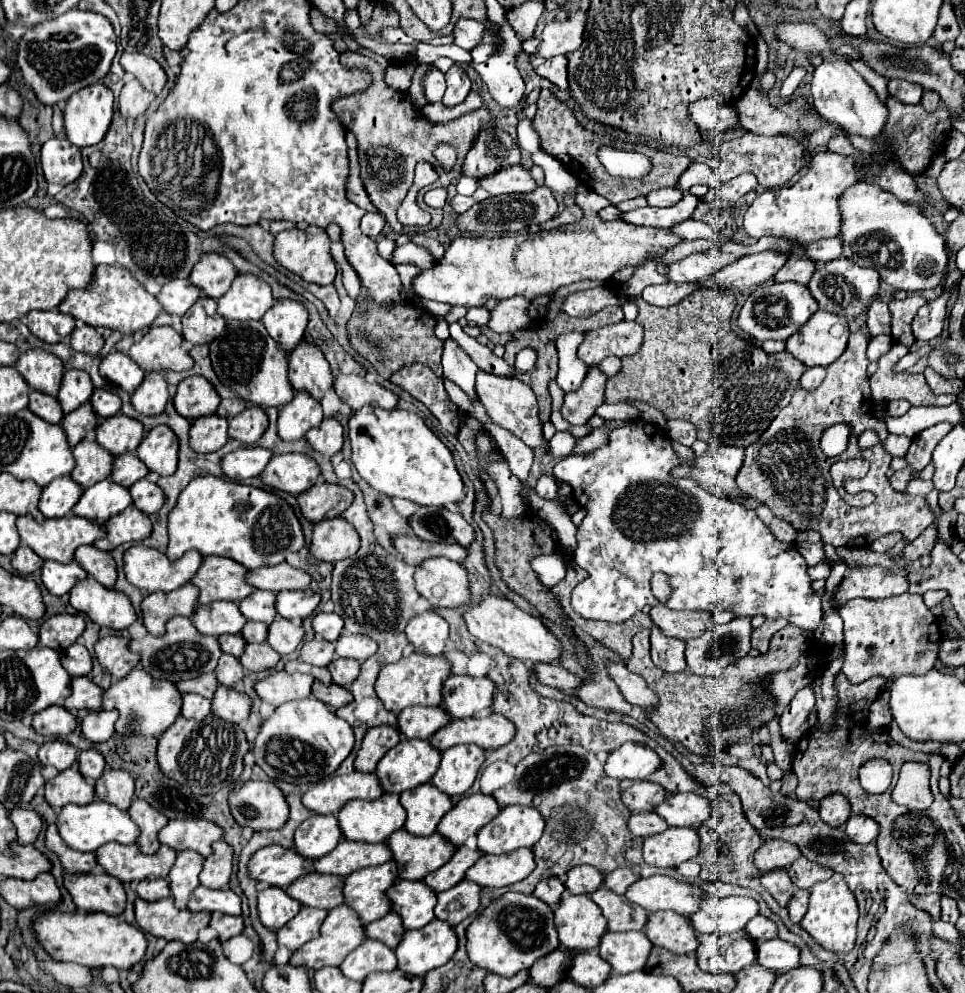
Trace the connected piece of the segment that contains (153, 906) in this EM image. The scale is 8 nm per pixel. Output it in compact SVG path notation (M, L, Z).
M166 897L156 903L146 903L144 899L136 899L136 923L142 931L164 937L166 941L178 939L182 943L192 943L198 939L198 931L208 927L210 913L190 913L188 909L176 909L174 899Z

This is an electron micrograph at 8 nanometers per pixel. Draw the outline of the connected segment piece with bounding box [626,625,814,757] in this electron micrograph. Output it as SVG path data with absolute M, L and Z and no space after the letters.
M788 625L772 637L768 653L758 657L746 655L742 657L742 661L738 661L738 665L728 667L726 673L718 677L698 677L688 669L682 673L666 673L658 669L650 659L648 635L650 629L634 635L632 657L630 661L626 661L628 669L638 673L646 681L648 689L658 695L658 705L648 713L648 719L670 741L680 741L688 751L708 757L714 757L718 751L726 749L728 743L742 739L744 735L752 735L754 729L772 719L772 715L776 713L774 701L760 691L762 681L772 671L790 669L810 647L810 639L814 637L812 631Z

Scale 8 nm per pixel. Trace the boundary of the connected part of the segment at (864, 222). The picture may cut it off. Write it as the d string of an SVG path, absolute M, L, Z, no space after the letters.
M858 183L840 197L840 211L844 257L862 267L874 267L894 289L924 291L944 281L948 267L946 243L914 205L902 203L878 185Z

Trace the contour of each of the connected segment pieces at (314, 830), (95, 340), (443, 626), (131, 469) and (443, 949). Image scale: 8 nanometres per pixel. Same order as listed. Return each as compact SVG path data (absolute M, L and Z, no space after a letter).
M312 815L302 825L298 825L294 835L294 849L308 857L308 859L320 859L326 853L330 853L342 837L342 831L338 829L338 819L330 815Z
M78 325L70 335L70 345L74 351L82 351L88 355L100 355L104 347L104 337L98 333L96 327Z
M432 609L424 611L406 625L406 637L410 643L414 643L416 651L440 655L448 639L448 621L442 615L436 615Z
M124 453L114 459L114 469L110 479L124 485L132 487L136 481L144 479L148 475L148 467L134 455L134 453Z
M430 921L426 927L416 931L406 931L400 945L396 947L398 957L398 969L402 969L408 975L420 975L424 977L428 971L442 967L454 957L454 949L458 949L458 935L452 925L446 925L446 921Z

